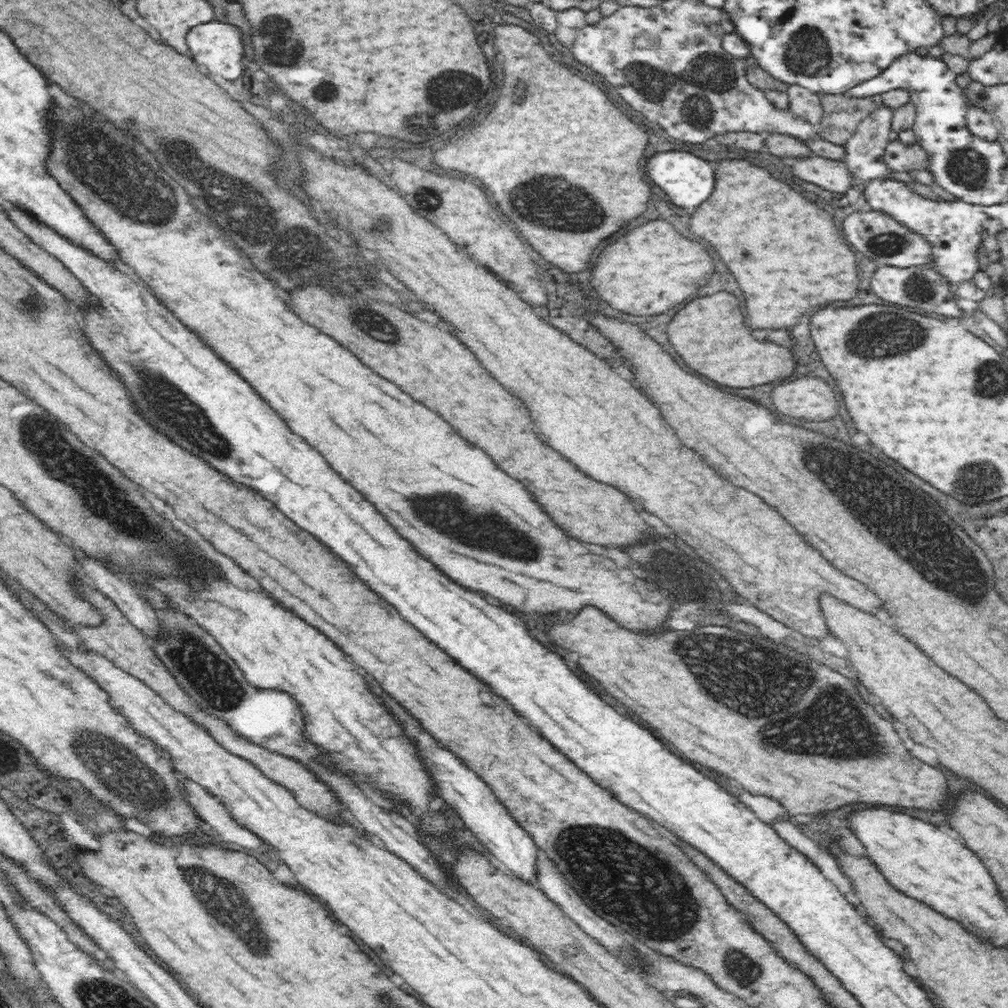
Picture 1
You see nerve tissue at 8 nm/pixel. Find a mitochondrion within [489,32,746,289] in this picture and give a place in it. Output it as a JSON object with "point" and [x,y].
{"point":[718,76]}

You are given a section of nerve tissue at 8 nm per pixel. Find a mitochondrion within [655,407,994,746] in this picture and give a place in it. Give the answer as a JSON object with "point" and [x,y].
{"point":[877,503]}

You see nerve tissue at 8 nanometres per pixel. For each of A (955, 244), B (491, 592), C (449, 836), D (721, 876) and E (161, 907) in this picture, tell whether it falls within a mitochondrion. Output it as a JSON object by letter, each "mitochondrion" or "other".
{"A":"other","B":"other","C":"other","D":"other","E":"other"}

